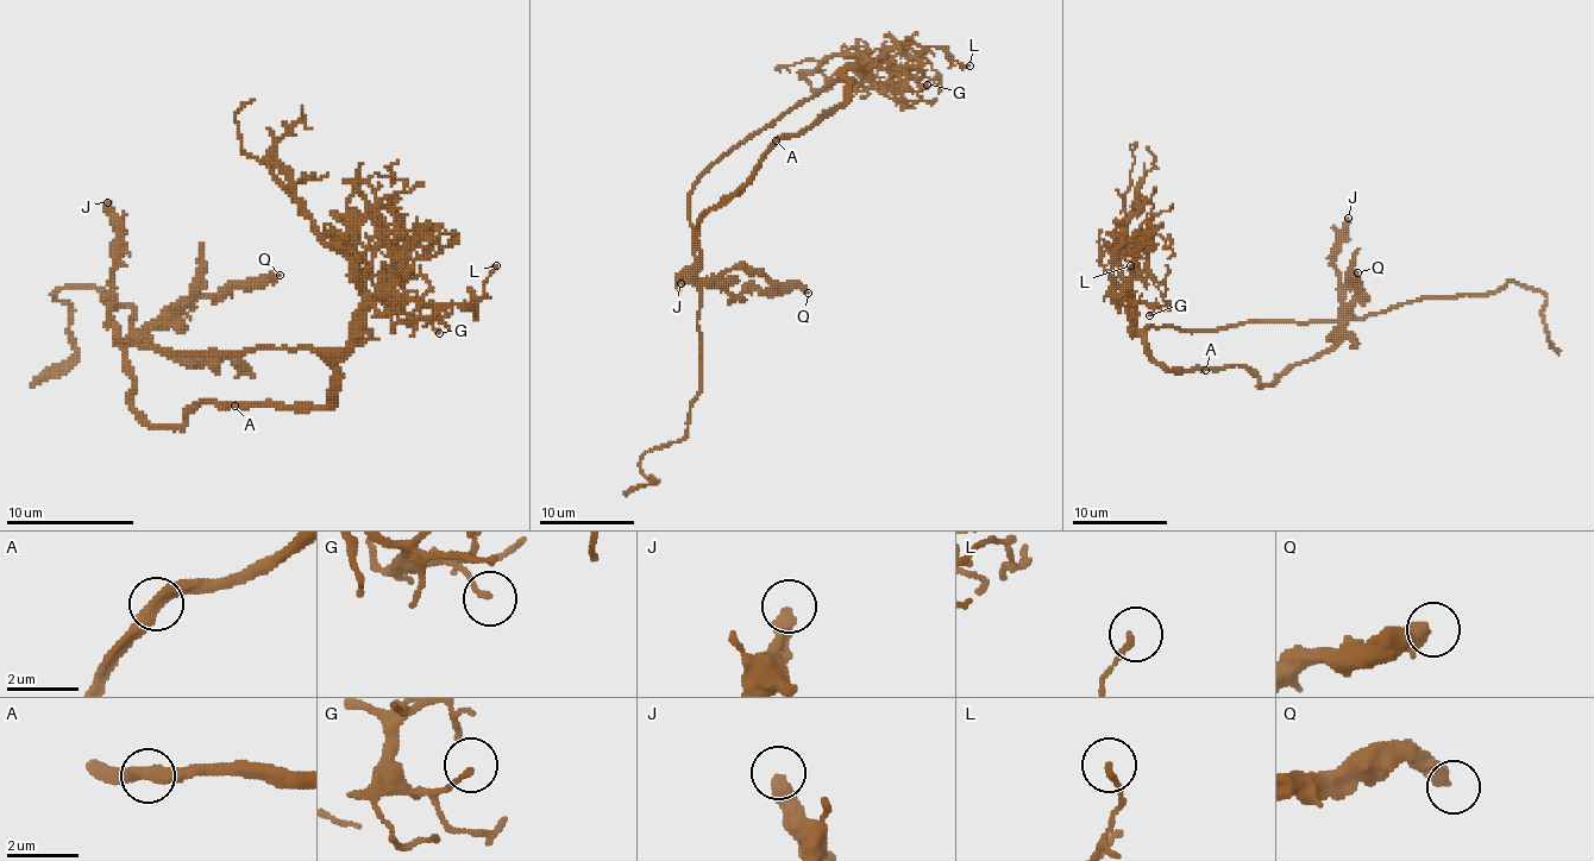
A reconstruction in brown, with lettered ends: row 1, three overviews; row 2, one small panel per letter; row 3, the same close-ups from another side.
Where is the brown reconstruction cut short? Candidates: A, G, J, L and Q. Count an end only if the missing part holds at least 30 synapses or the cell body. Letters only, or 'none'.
none

